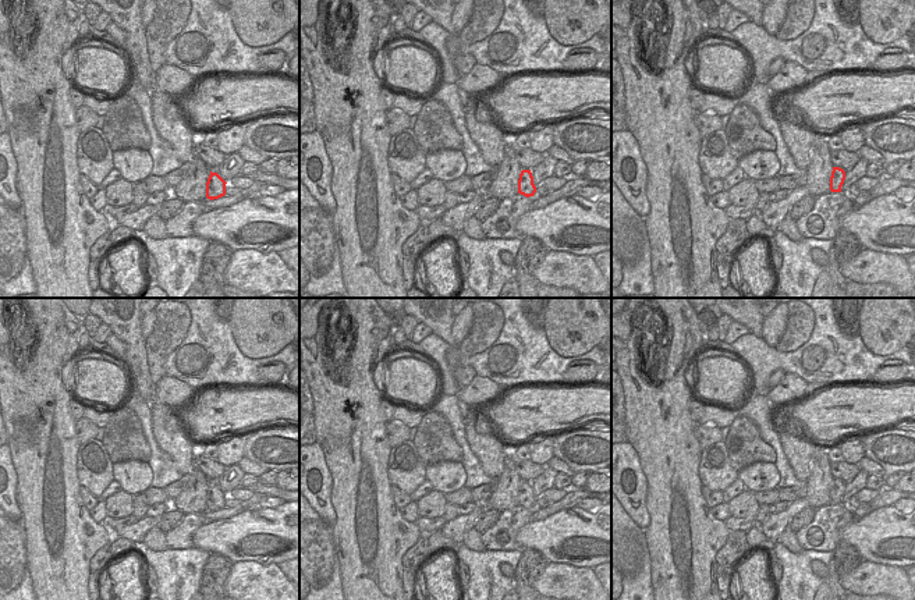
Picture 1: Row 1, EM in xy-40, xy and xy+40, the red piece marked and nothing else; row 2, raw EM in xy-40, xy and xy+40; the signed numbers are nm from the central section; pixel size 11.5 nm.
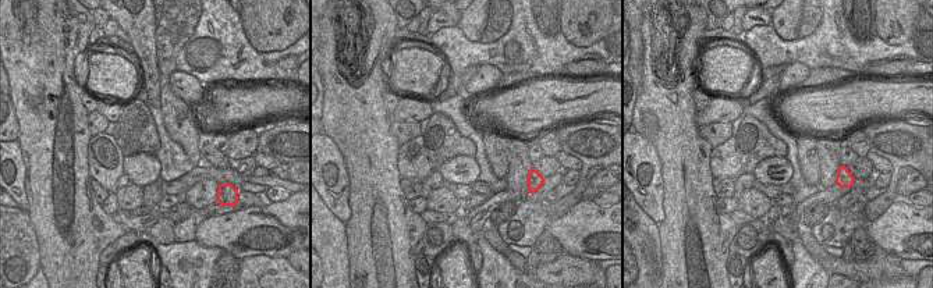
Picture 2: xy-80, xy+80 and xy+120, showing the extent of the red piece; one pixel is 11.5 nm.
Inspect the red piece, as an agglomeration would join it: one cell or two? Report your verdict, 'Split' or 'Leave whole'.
Leave whole

